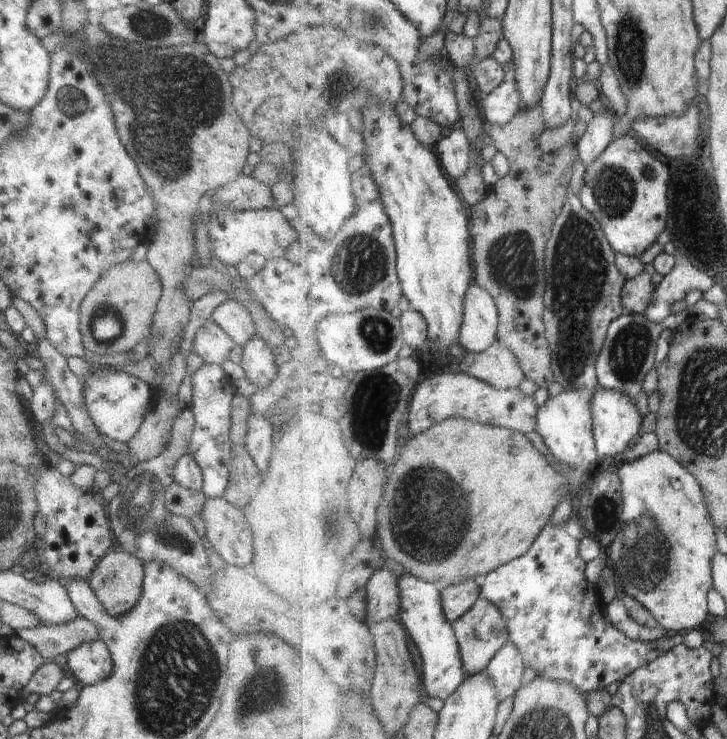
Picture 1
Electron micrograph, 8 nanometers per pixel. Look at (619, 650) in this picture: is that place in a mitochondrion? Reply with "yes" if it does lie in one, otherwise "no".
no

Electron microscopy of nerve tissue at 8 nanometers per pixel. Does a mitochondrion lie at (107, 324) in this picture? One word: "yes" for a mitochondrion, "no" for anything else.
yes

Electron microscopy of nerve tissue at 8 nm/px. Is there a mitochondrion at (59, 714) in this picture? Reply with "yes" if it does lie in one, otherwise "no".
no

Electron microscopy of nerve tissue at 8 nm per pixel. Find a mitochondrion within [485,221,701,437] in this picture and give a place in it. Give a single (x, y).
(626, 356)

